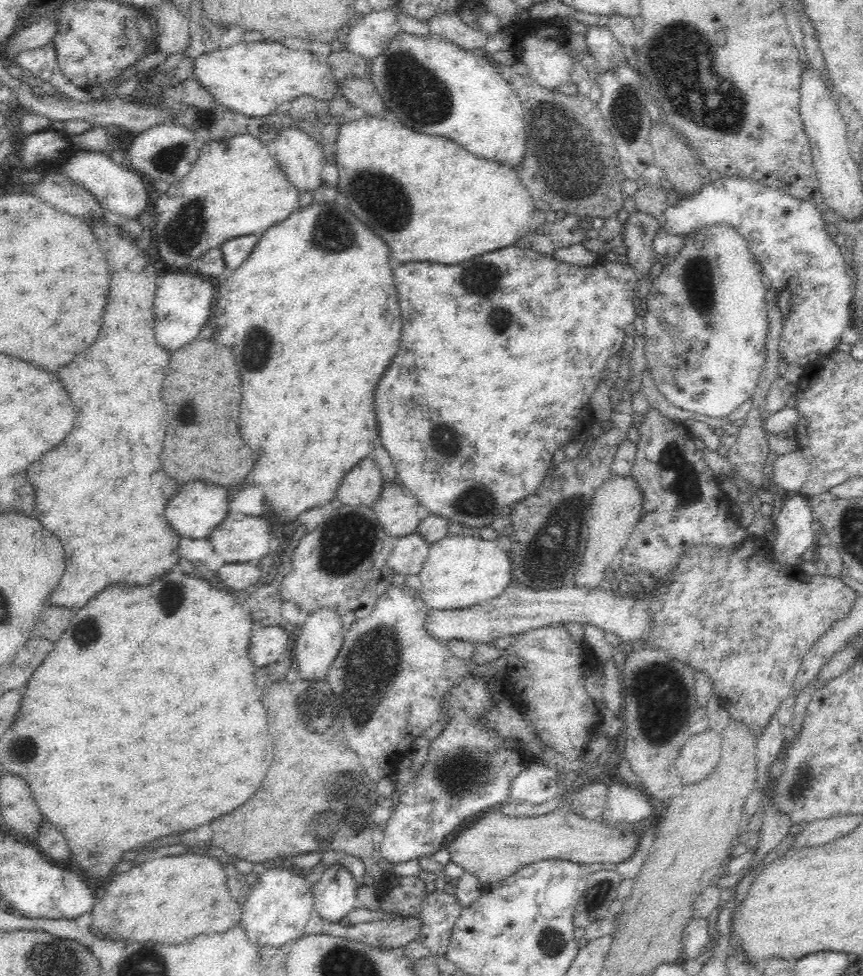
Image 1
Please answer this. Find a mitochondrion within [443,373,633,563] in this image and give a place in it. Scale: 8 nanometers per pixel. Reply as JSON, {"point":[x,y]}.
{"point":[464,504]}

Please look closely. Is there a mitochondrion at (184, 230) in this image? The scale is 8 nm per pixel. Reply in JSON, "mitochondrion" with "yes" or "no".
{"mitochondrion":"yes"}

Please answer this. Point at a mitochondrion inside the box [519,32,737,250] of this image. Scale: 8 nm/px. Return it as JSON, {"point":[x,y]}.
{"point":[564,157]}

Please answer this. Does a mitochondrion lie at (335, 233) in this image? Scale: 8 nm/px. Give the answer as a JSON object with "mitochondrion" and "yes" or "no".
{"mitochondrion":"yes"}

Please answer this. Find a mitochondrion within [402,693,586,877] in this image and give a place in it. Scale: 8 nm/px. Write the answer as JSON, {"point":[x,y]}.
{"point":[460,777]}

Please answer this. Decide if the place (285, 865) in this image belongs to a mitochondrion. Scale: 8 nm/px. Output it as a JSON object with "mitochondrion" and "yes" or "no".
{"mitochondrion":"no"}

